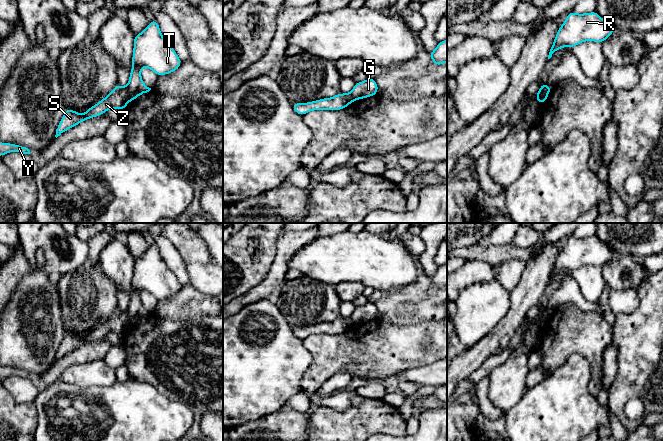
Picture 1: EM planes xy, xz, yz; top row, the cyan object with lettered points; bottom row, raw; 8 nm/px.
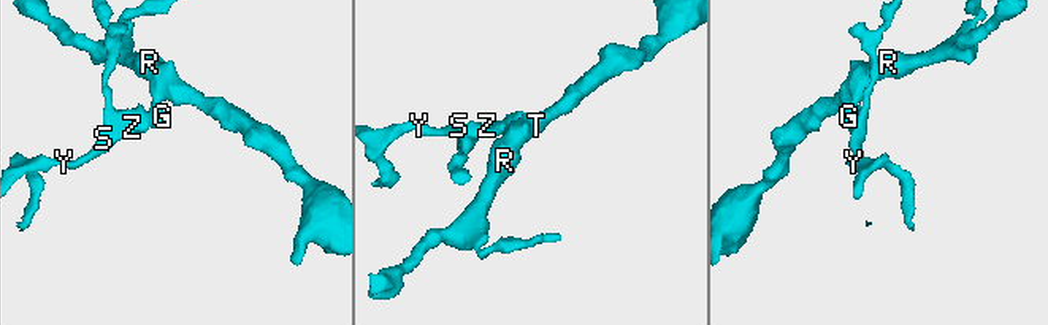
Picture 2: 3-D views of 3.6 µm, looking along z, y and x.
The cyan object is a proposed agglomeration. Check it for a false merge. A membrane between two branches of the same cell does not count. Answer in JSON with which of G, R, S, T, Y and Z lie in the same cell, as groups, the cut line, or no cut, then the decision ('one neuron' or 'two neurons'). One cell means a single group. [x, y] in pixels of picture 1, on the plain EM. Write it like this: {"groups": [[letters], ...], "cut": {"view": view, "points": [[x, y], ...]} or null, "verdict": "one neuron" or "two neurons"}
{"groups": [["G", "R", "T"], ["S", "Y", "Z"]], "cut": {"view": "yz", "points": [[546, 308], [539, 325]]}, "verdict": "two neurons"}

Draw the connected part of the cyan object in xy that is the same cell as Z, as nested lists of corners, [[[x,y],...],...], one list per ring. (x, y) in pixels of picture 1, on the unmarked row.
[[[118,307],[115,312],[111,314],[109,319],[97,328],[86,334],[84,338],[79,338],[75,334],[65,333],[64,339],[56,353],[57,362],[66,354],[78,349],[79,347],[104,338],[108,333],[115,332],[124,334],[129,326],[129,318],[126,311],[121,311]]]

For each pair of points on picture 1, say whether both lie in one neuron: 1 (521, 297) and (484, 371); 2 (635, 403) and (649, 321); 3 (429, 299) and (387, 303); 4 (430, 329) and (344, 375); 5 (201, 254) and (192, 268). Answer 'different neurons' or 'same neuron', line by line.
1: different neurons
2: different neurons
3: same neuron
4: different neurons
5: different neurons

